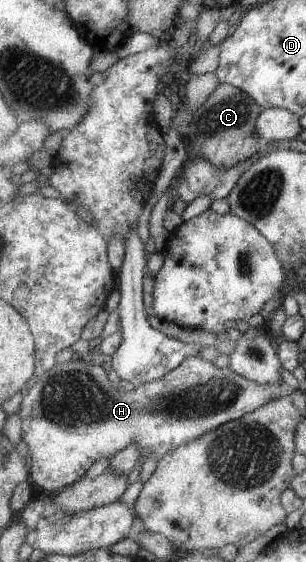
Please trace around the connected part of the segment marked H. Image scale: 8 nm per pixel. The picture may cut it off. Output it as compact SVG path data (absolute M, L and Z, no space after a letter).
M200 356L188 357L182 365L152 383L136 385L132 390L118 388L108 379L104 367L91 365L75 358L57 363L44 373L36 383L31 383L23 394L20 410L22 438L28 447L31 477L36 485L51 493L58 493L82 479L99 459L111 459L114 455L136 447L140 451L138 464L141 466L152 455L161 460L168 451L186 445L208 431L224 423L240 419L266 403L280 399L289 392L284 383L258 383L230 368L224 369Z

